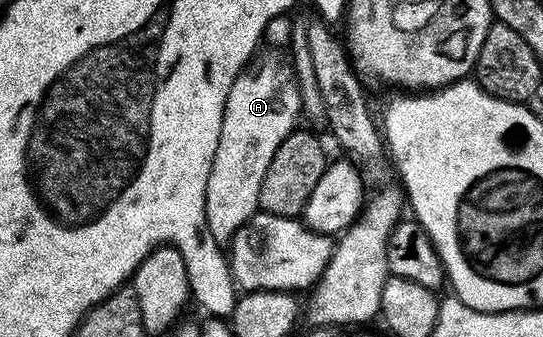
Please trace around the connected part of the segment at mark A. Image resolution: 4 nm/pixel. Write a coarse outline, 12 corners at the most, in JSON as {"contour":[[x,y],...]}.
{"contour":[[278,55],[238,74],[208,173],[206,224],[229,244],[259,210],[301,91]]}

